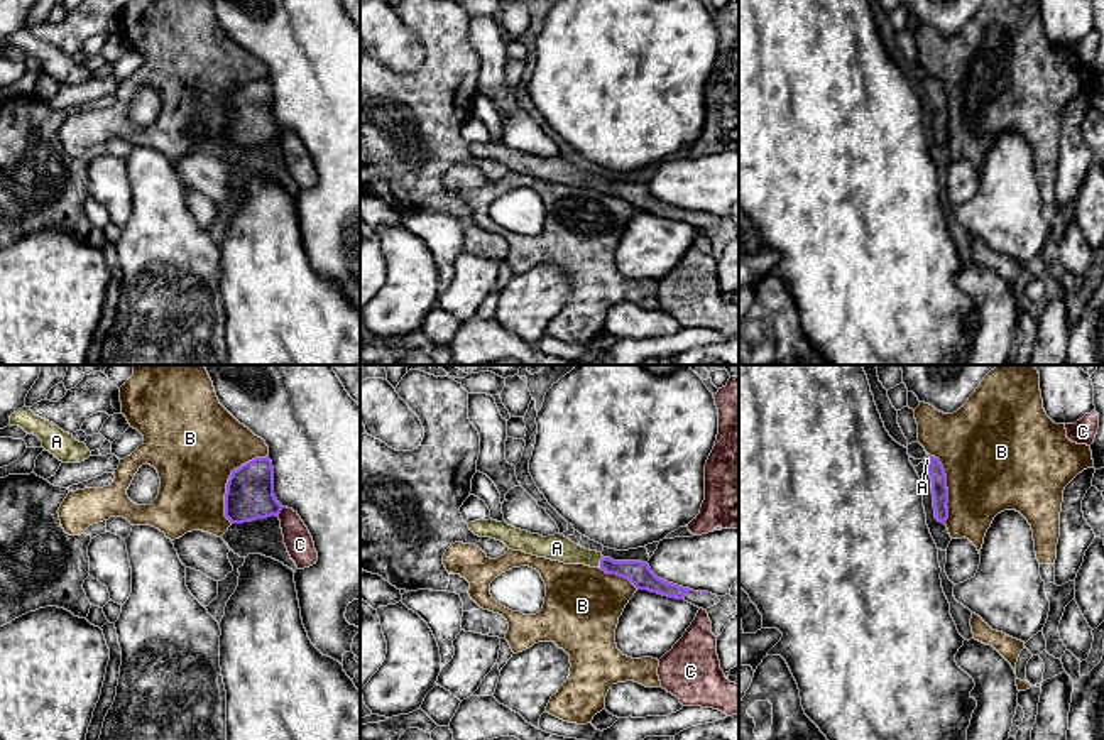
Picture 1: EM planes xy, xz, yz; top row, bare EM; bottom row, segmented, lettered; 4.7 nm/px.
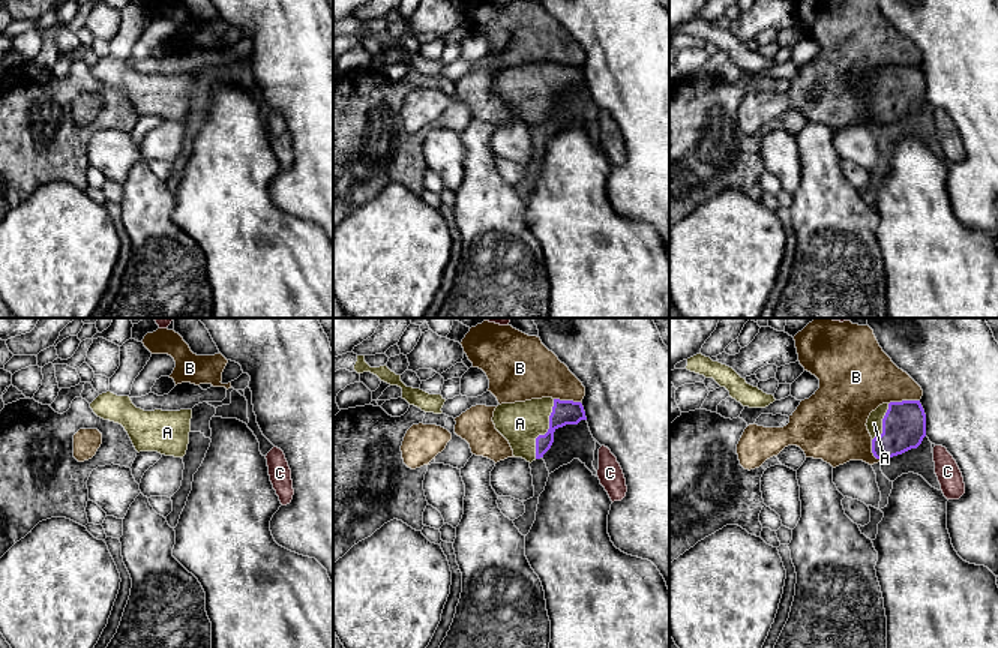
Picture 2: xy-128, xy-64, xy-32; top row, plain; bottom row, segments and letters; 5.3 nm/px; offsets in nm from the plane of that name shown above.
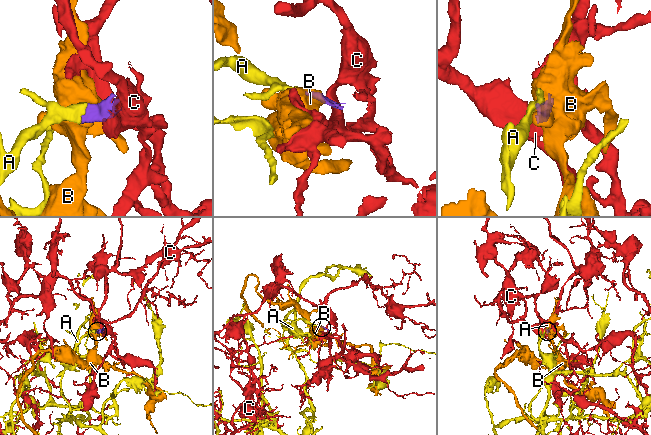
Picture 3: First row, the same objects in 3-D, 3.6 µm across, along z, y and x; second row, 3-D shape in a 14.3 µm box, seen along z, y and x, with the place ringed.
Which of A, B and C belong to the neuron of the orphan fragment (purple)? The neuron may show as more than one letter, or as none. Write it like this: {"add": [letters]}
{"add": ["A"]}

